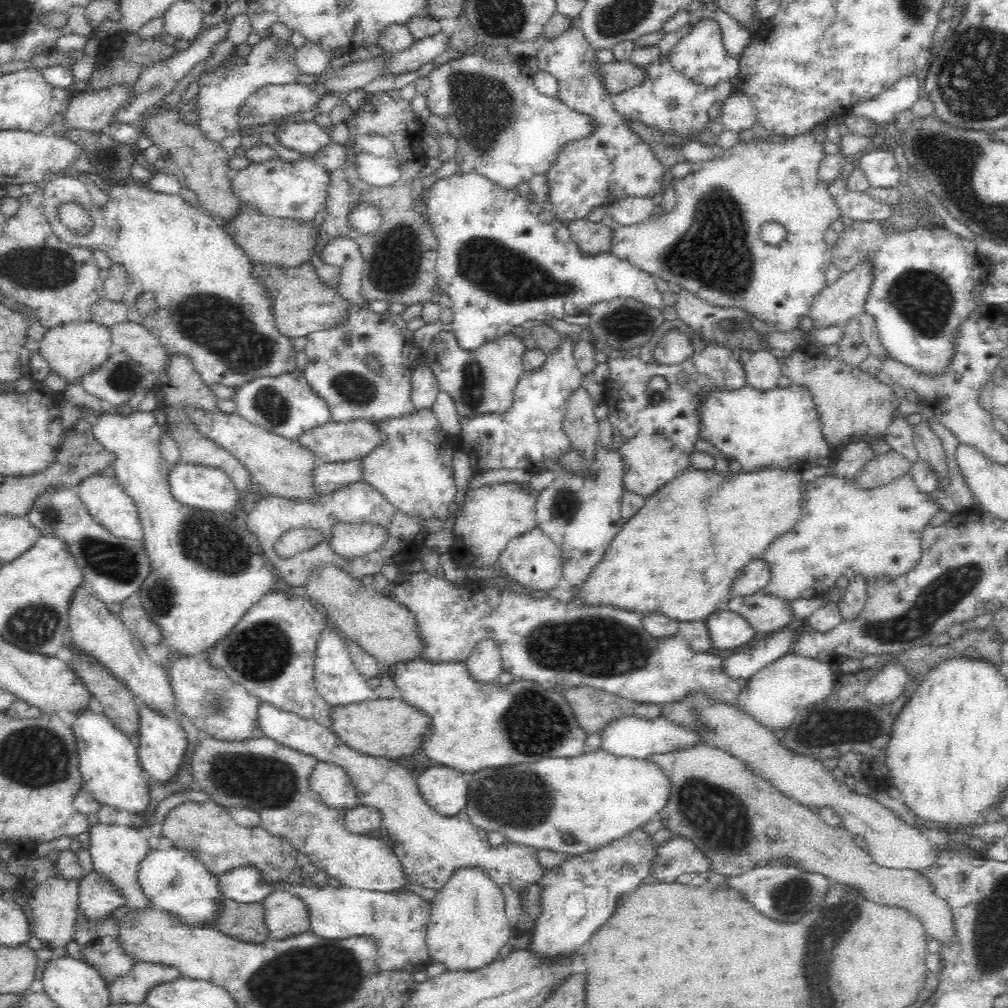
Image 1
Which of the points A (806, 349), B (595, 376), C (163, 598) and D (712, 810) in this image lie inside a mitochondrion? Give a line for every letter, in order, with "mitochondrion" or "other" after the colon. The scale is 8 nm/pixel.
A: other
B: other
C: mitochondrion
D: mitochondrion

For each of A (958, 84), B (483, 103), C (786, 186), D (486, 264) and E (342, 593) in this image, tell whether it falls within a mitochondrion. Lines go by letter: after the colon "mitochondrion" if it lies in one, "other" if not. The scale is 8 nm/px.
A: mitochondrion
B: mitochondrion
C: other
D: mitochondrion
E: other

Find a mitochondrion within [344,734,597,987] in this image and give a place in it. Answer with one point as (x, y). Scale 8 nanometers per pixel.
(524, 800)

